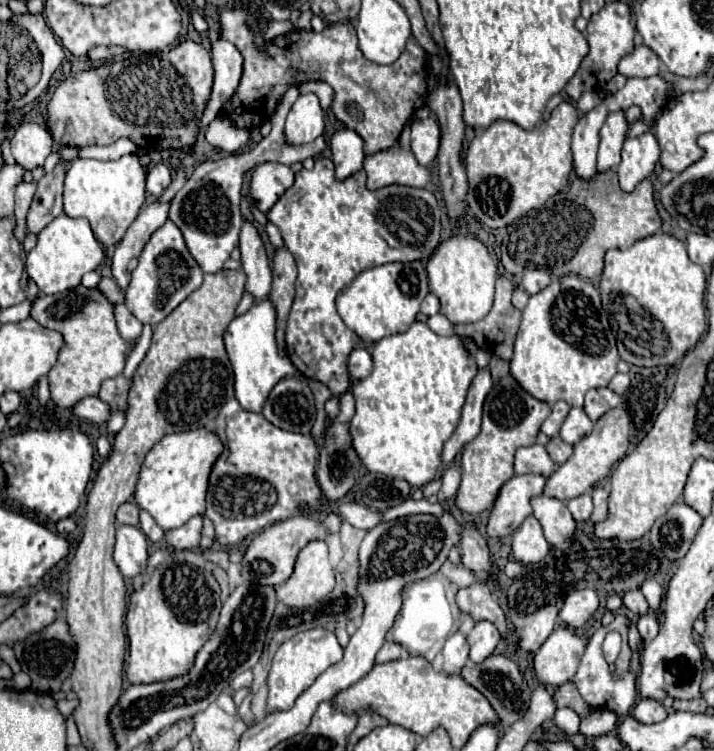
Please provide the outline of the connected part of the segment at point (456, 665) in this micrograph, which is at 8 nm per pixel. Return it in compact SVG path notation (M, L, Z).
M461 631L453 633L447 639L443 647L443 657L445 657L443 671L449 675L457 675L463 669L463 665L469 661L469 643Z

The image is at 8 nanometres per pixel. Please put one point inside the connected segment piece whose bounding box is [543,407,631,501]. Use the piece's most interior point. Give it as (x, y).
(593, 458)

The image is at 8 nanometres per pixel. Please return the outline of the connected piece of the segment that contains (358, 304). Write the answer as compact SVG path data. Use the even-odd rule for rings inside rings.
M421 261L387 263L361 271L349 287L337 295L337 311L343 323L365 343L375 343L387 335L405 331L419 313L419 305L429 293L427 271Z

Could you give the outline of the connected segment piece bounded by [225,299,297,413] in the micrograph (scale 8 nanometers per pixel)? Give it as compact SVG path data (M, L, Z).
M267 303L253 305L245 315L235 317L225 331L225 347L235 375L235 397L245 411L261 413L271 389L283 379L297 373L295 365L277 353L275 343L275 307Z

